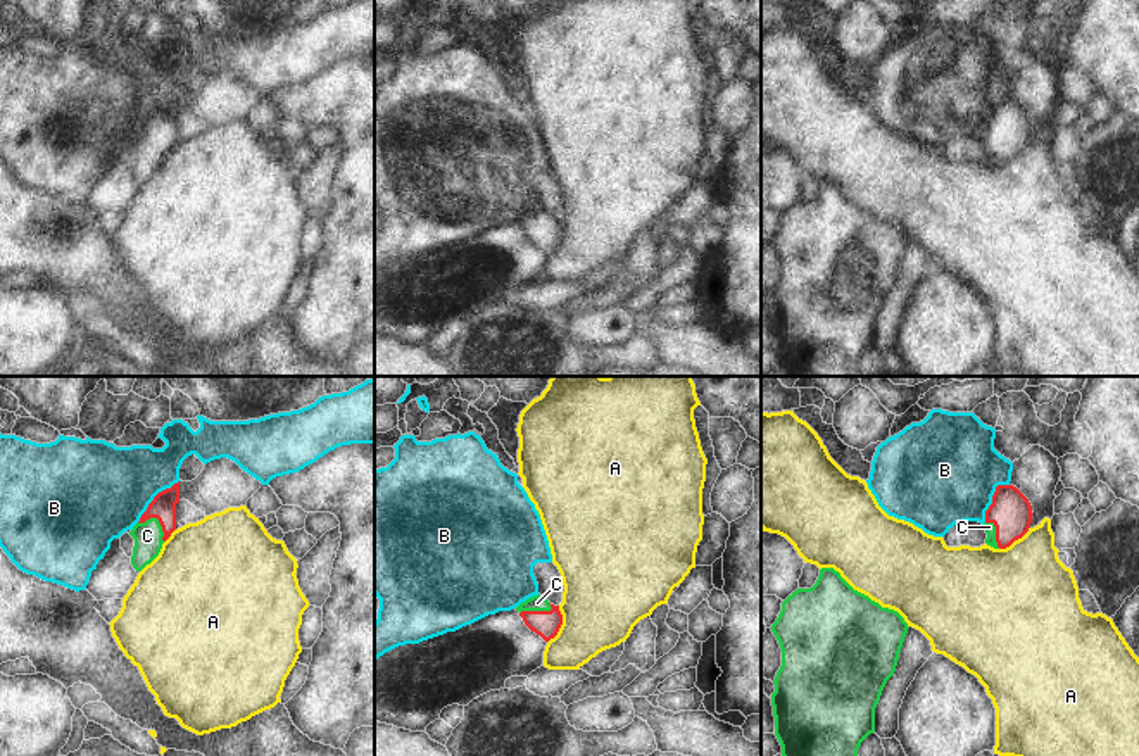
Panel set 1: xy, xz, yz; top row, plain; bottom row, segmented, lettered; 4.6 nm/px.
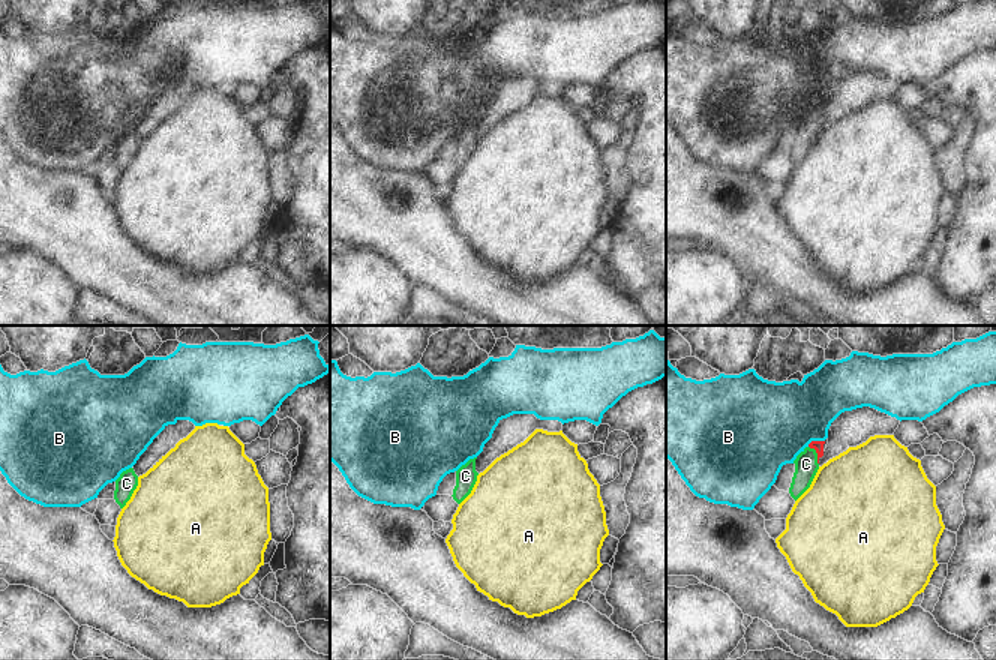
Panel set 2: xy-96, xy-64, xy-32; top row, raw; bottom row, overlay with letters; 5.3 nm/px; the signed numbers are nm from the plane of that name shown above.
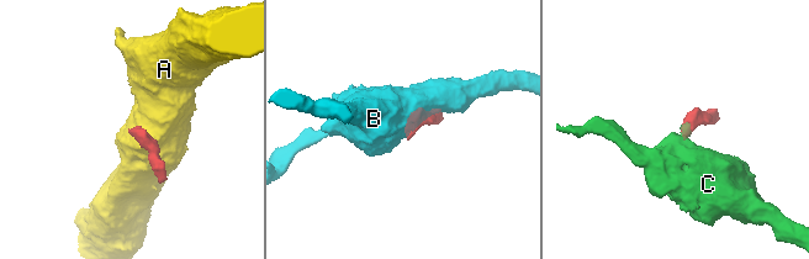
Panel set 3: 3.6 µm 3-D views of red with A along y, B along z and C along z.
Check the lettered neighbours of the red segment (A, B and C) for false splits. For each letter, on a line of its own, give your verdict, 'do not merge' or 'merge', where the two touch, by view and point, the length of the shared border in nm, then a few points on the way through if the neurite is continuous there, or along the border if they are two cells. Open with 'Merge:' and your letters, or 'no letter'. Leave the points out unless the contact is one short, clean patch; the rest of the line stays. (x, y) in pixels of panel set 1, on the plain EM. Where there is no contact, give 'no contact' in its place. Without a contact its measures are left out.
Merge: C
A: do not merge; meets red in xz at (561, 237); contact 190 nm long; border along xz (560, 220), (561, 240), (547, 256)
B: do not merge; meets red in xy at (154, 111); contact 280 nm long; border along xy (180, 94), (163, 102), (137, 135)
C: merge; meets red in xy at (159, 135); contact 160 nm long; runs through xy (163, 119), (159, 135), (147, 149)

